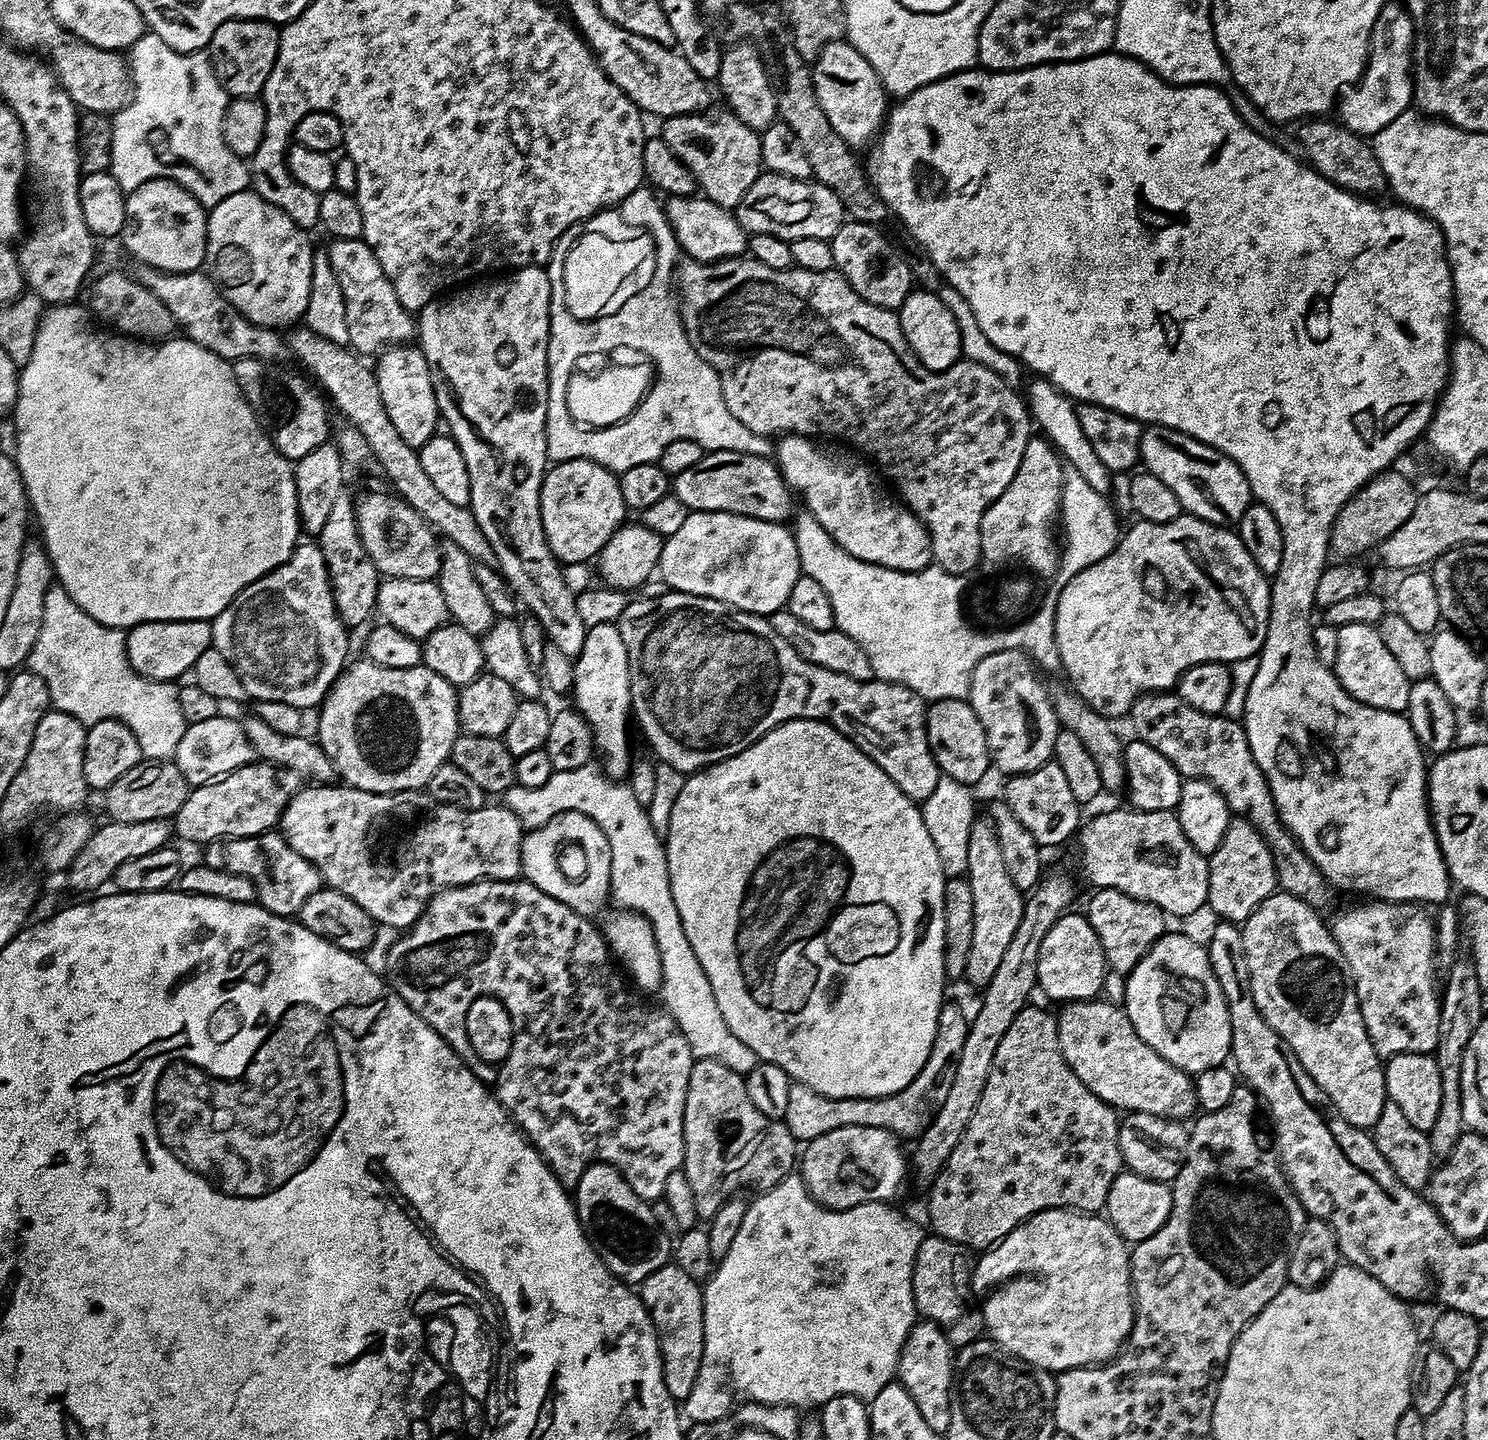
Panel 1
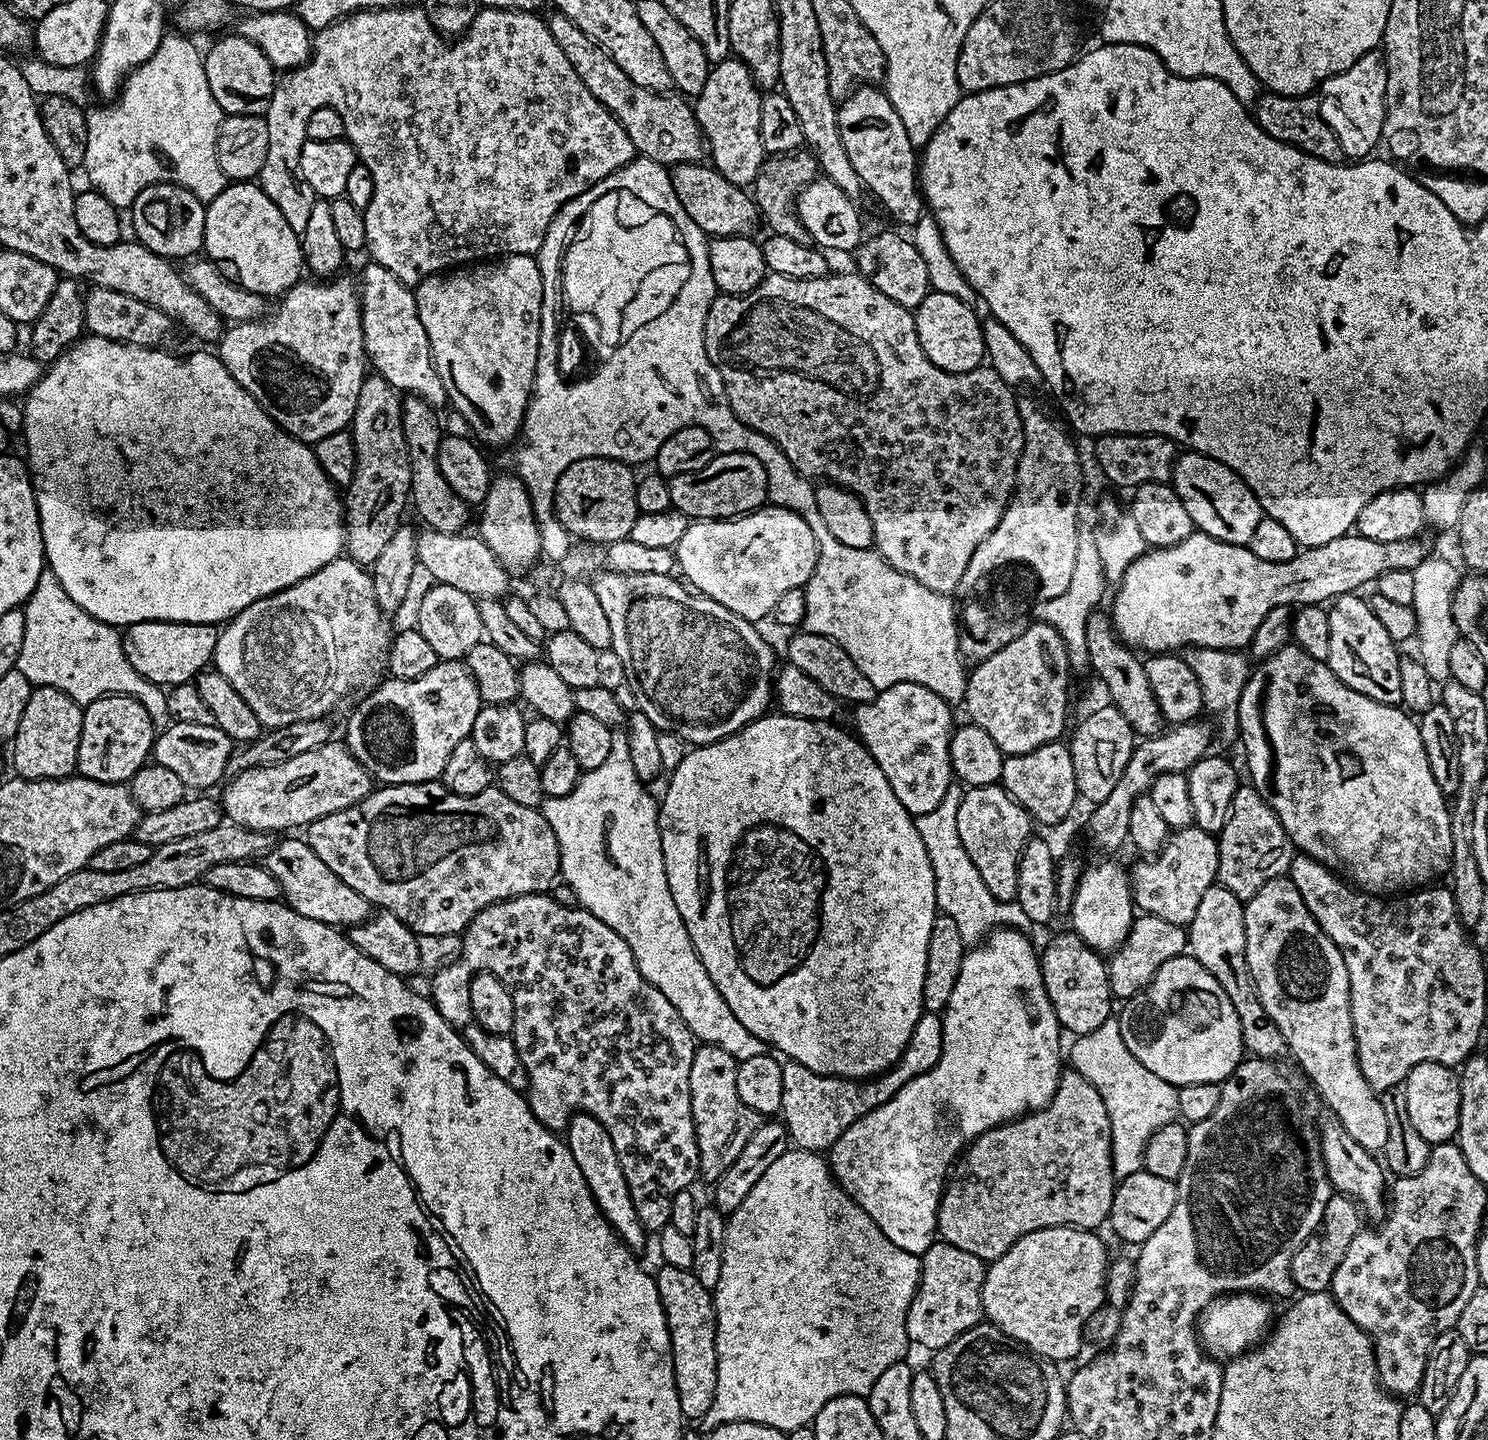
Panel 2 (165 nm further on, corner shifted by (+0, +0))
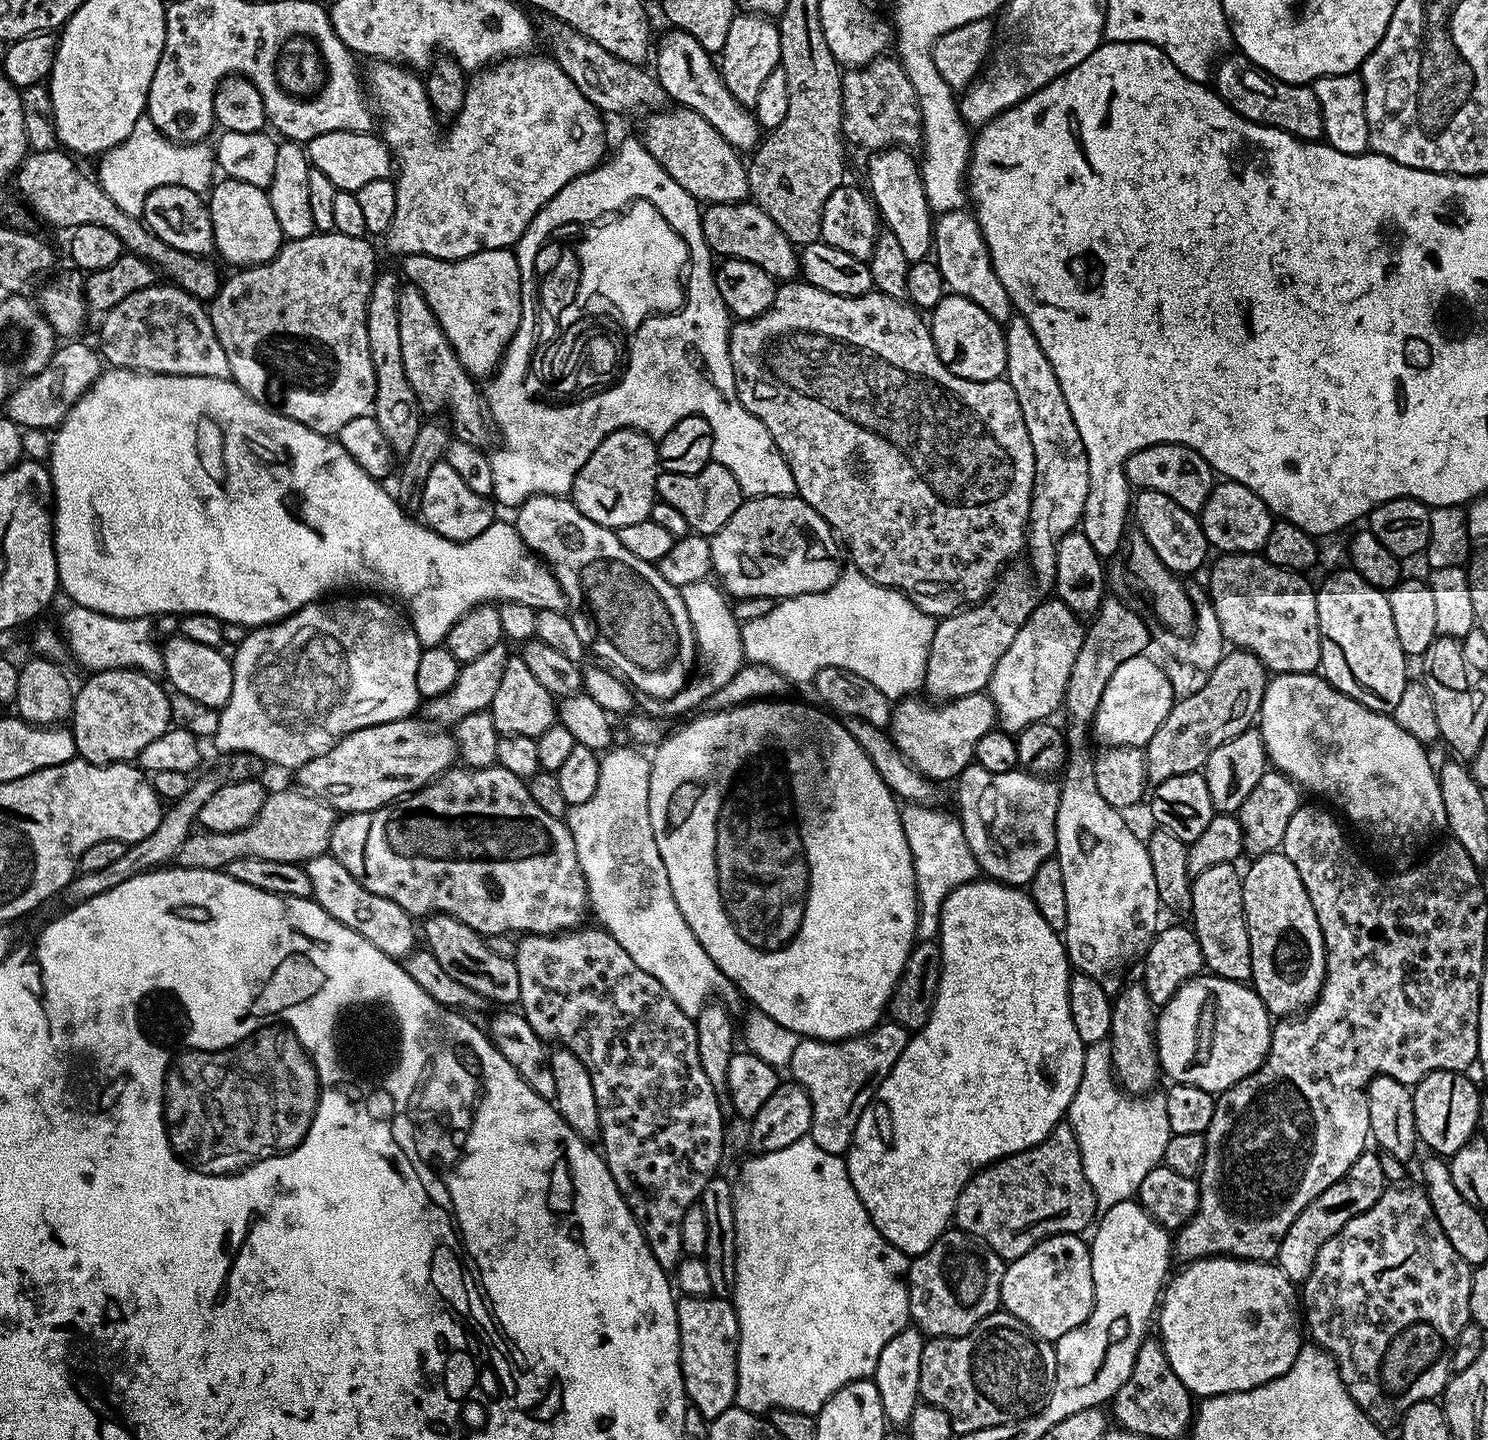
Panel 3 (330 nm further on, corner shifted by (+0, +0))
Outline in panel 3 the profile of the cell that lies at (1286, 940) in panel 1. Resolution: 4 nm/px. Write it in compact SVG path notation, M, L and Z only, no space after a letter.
M1277 850L1265 856L1255 857L1251 861L1248 872L1243 873L1242 902L1244 917L1250 934L1250 958L1252 959L1251 987L1255 988L1269 1013L1276 1018L1288 1018L1300 1014L1316 1003L1320 987L1324 985L1326 974L1326 950L1322 930L1318 926L1318 918L1314 914L1314 906L1310 906L1310 894L1306 894L1306 886L1302 886L1302 874Z

